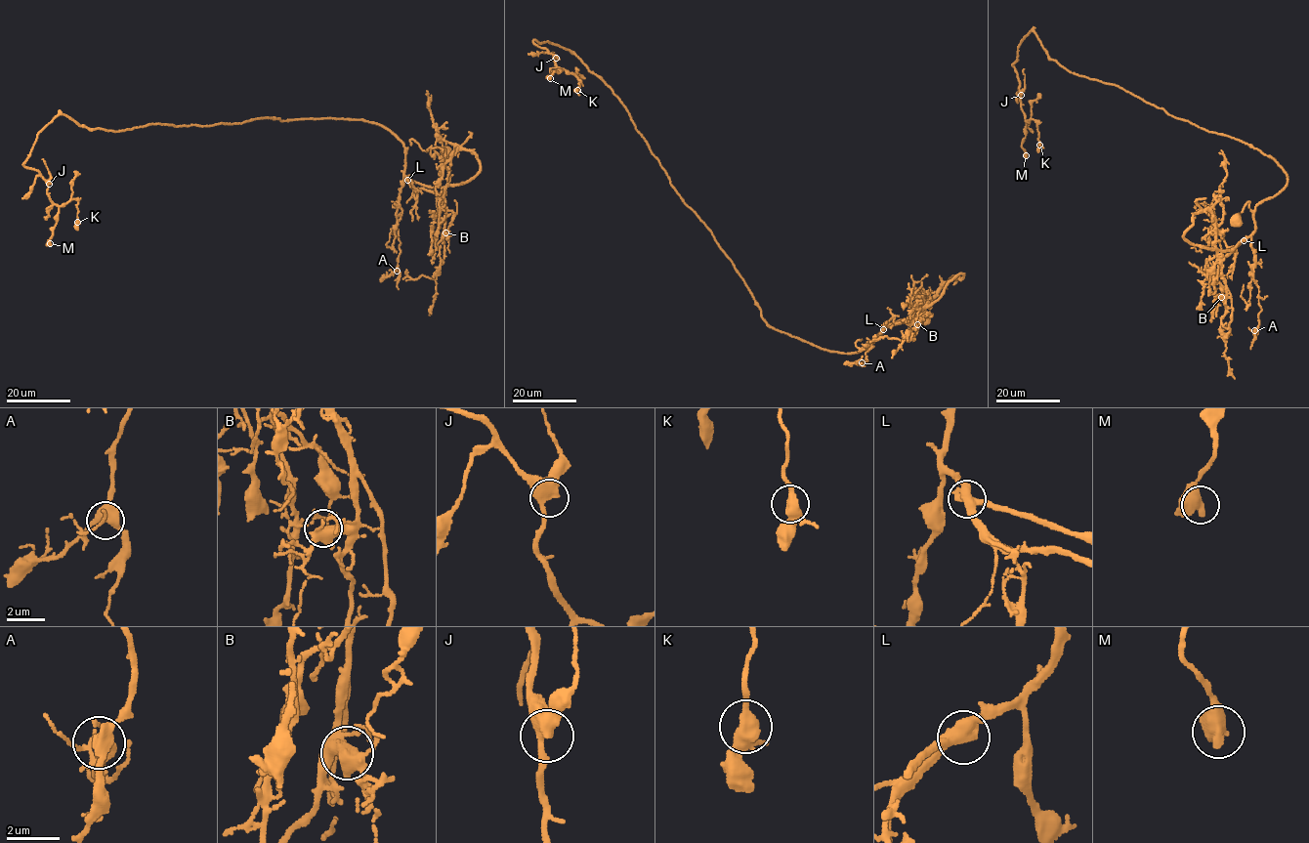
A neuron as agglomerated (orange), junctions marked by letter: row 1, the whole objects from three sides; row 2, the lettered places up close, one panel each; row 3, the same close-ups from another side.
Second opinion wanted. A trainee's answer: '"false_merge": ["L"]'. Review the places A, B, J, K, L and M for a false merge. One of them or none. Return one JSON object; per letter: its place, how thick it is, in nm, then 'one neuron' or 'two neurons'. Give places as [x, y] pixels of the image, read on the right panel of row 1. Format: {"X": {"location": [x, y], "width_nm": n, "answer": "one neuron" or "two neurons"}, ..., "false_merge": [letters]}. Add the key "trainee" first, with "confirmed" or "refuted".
{"trainee": "confirmed", "A": {"location": [1254, 330], "width_nm": 400, "answer": "one neuron"}, "B": {"location": [1221, 297], "width_nm": 420, "answer": "one neuron"}, "J": {"location": [1021, 95], "width_nm": 460, "answer": "one neuron"}, "K": {"location": [1039, 145], "width_nm": 400, "answer": "one neuron"}, "L": {"location": [1244, 240], "width_nm": 420, "answer": "two neurons"}, "M": {"location": [1026, 155], "width_nm": 440, "answer": "one neuron"}, "false_merge": ["L"]}

